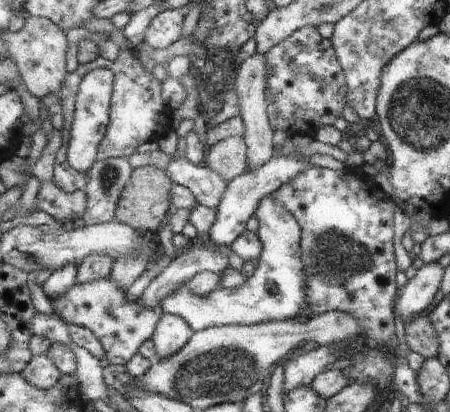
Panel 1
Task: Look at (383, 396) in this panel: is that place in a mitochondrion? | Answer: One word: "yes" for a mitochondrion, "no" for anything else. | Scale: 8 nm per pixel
no

